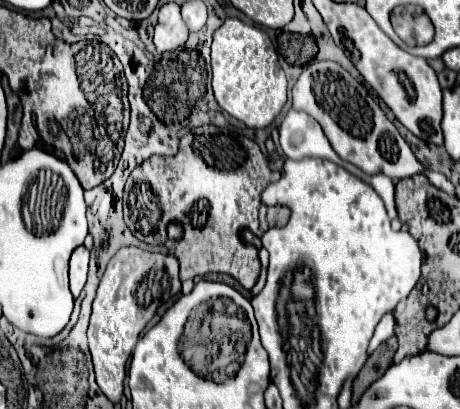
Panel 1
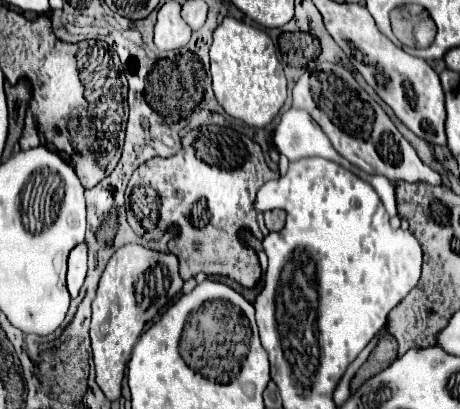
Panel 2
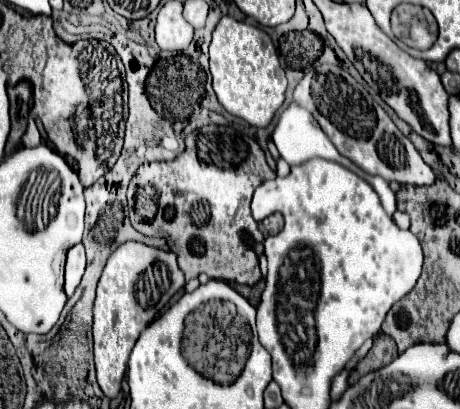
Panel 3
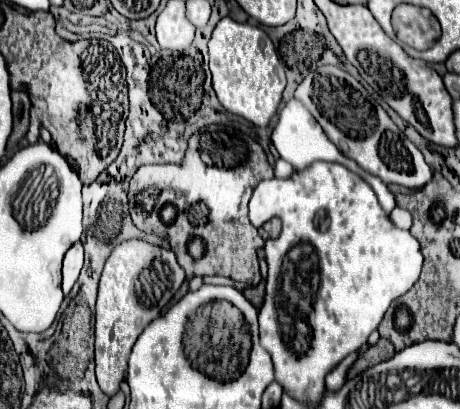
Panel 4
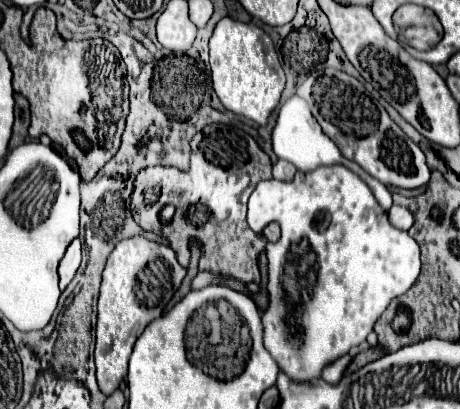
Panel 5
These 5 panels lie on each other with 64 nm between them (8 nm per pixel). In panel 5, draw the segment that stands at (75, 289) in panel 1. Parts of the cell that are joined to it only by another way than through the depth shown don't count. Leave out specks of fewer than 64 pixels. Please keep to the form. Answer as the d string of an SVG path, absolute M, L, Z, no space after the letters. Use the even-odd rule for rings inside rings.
M80 238L72 240L72 244L68 246L64 258L60 260L60 266L58 266L58 276L60 276L60 290L64 290L70 280L74 278L78 266L80 266L80 260L82 260L82 252L80 252Z

